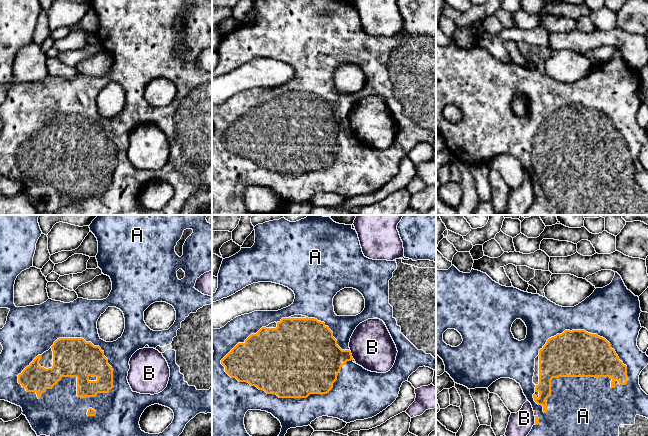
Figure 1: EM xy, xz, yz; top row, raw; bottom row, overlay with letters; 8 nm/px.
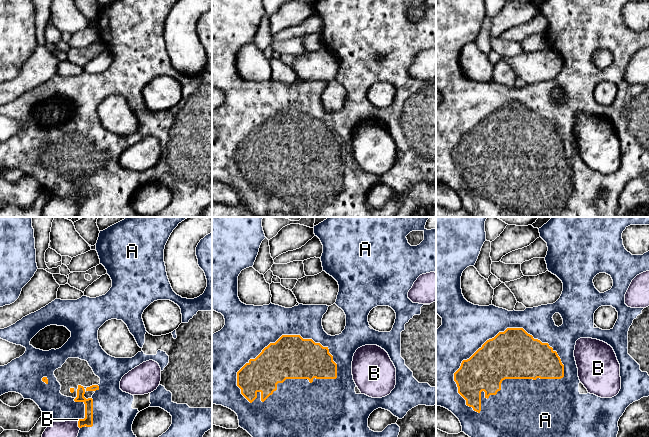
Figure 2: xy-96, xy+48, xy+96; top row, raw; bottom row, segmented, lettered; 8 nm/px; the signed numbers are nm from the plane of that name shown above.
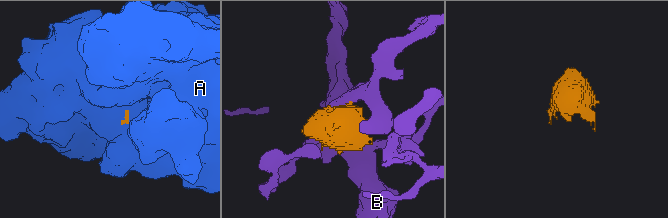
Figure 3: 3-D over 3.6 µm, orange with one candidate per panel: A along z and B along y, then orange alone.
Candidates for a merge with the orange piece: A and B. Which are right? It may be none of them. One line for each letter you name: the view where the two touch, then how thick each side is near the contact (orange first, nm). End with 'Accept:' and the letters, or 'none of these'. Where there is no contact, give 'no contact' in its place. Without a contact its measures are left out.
A: meets orange in yz; 360 nm thick on the orange side, 460 nm on the other
Accept: A

